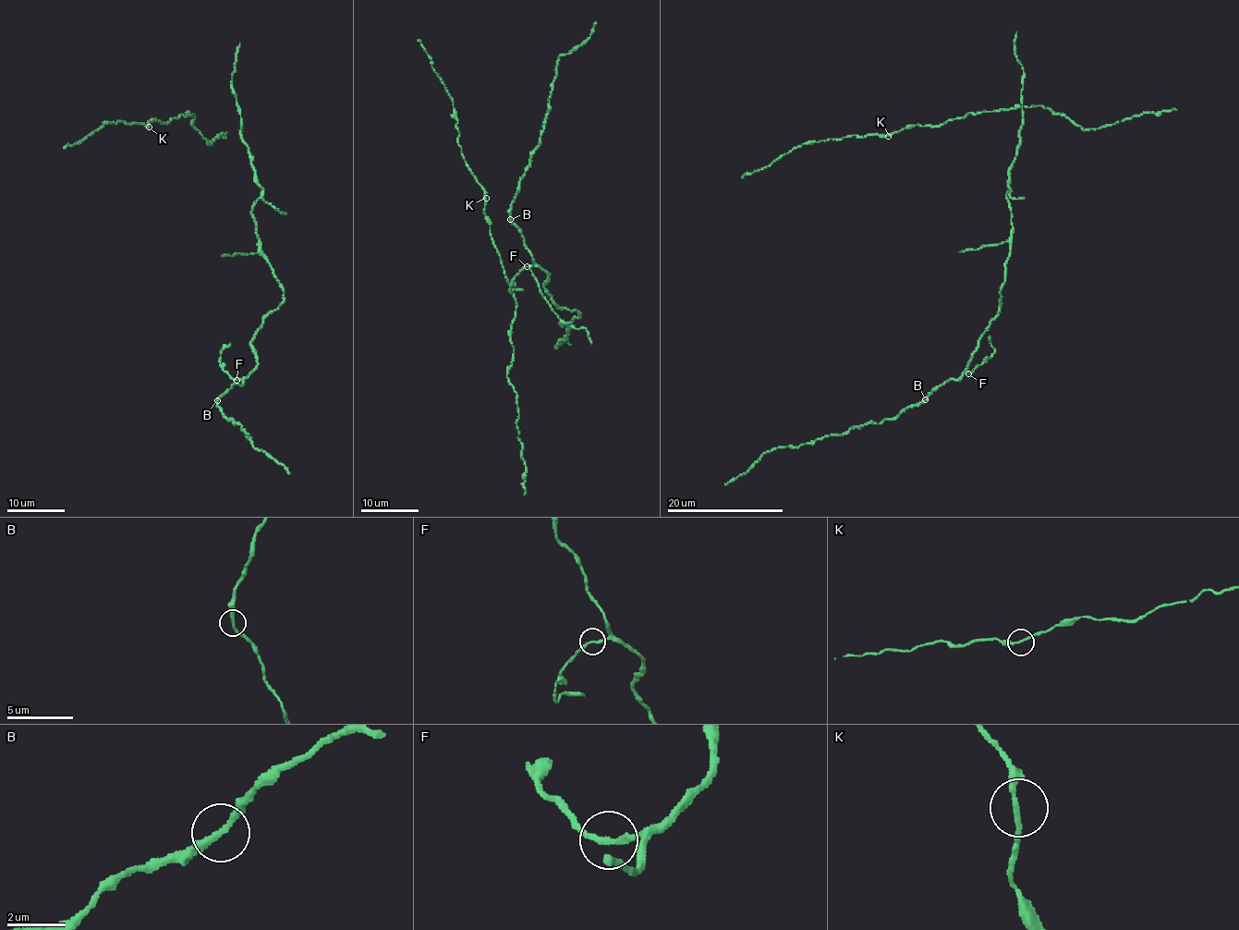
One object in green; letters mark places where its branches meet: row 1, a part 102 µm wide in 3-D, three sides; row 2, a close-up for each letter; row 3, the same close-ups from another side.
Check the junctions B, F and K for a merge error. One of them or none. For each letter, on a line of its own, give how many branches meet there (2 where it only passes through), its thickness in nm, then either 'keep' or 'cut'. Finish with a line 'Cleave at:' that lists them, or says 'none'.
B: 2 | 220 nm | keep
F: 2 | 190 nm | cut
K: 2 | 180 nm | keep
Cleave at: F

